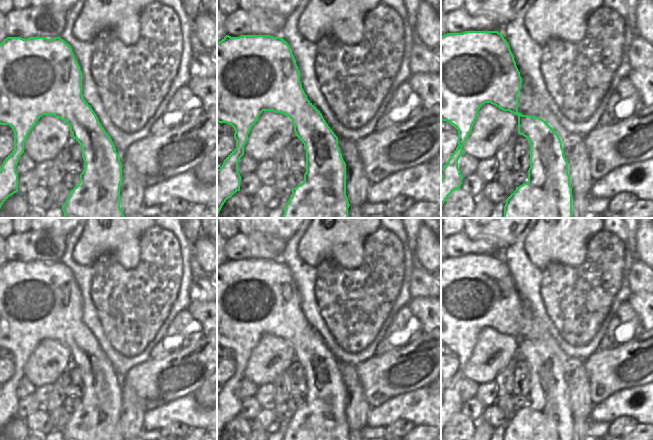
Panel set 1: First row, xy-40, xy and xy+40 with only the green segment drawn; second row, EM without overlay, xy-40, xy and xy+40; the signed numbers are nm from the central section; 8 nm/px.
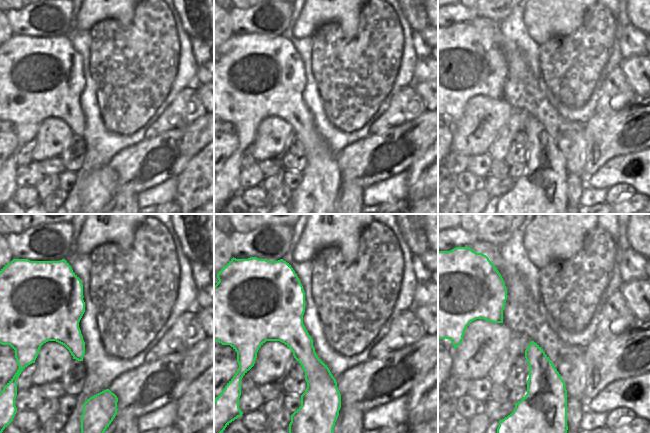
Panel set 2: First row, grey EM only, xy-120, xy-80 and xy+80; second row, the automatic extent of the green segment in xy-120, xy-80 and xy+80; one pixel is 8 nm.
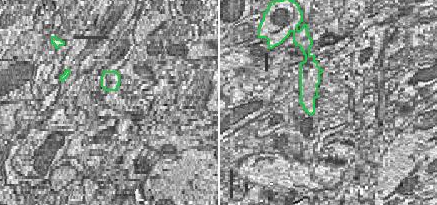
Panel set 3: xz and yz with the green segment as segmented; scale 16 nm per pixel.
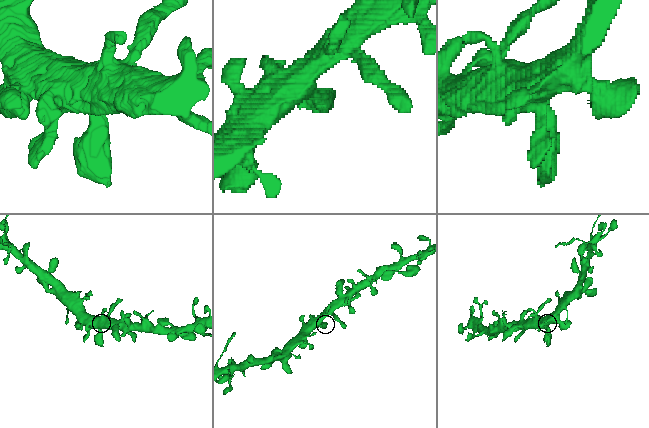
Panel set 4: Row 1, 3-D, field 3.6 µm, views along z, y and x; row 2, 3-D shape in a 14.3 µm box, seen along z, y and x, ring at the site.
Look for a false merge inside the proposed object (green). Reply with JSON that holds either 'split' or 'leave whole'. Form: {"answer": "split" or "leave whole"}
{"answer": "leave whole"}

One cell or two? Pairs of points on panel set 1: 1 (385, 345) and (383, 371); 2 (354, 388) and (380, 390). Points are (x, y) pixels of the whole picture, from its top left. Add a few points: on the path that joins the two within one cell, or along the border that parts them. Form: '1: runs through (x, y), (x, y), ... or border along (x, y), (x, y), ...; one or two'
1: border along (395, 346), (390, 350), (374, 355); two
2: border along (355, 367), (363, 395), (370, 406); two

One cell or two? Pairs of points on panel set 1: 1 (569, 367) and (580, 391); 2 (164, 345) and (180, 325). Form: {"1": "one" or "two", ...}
{"1": "one", "2": "one"}

